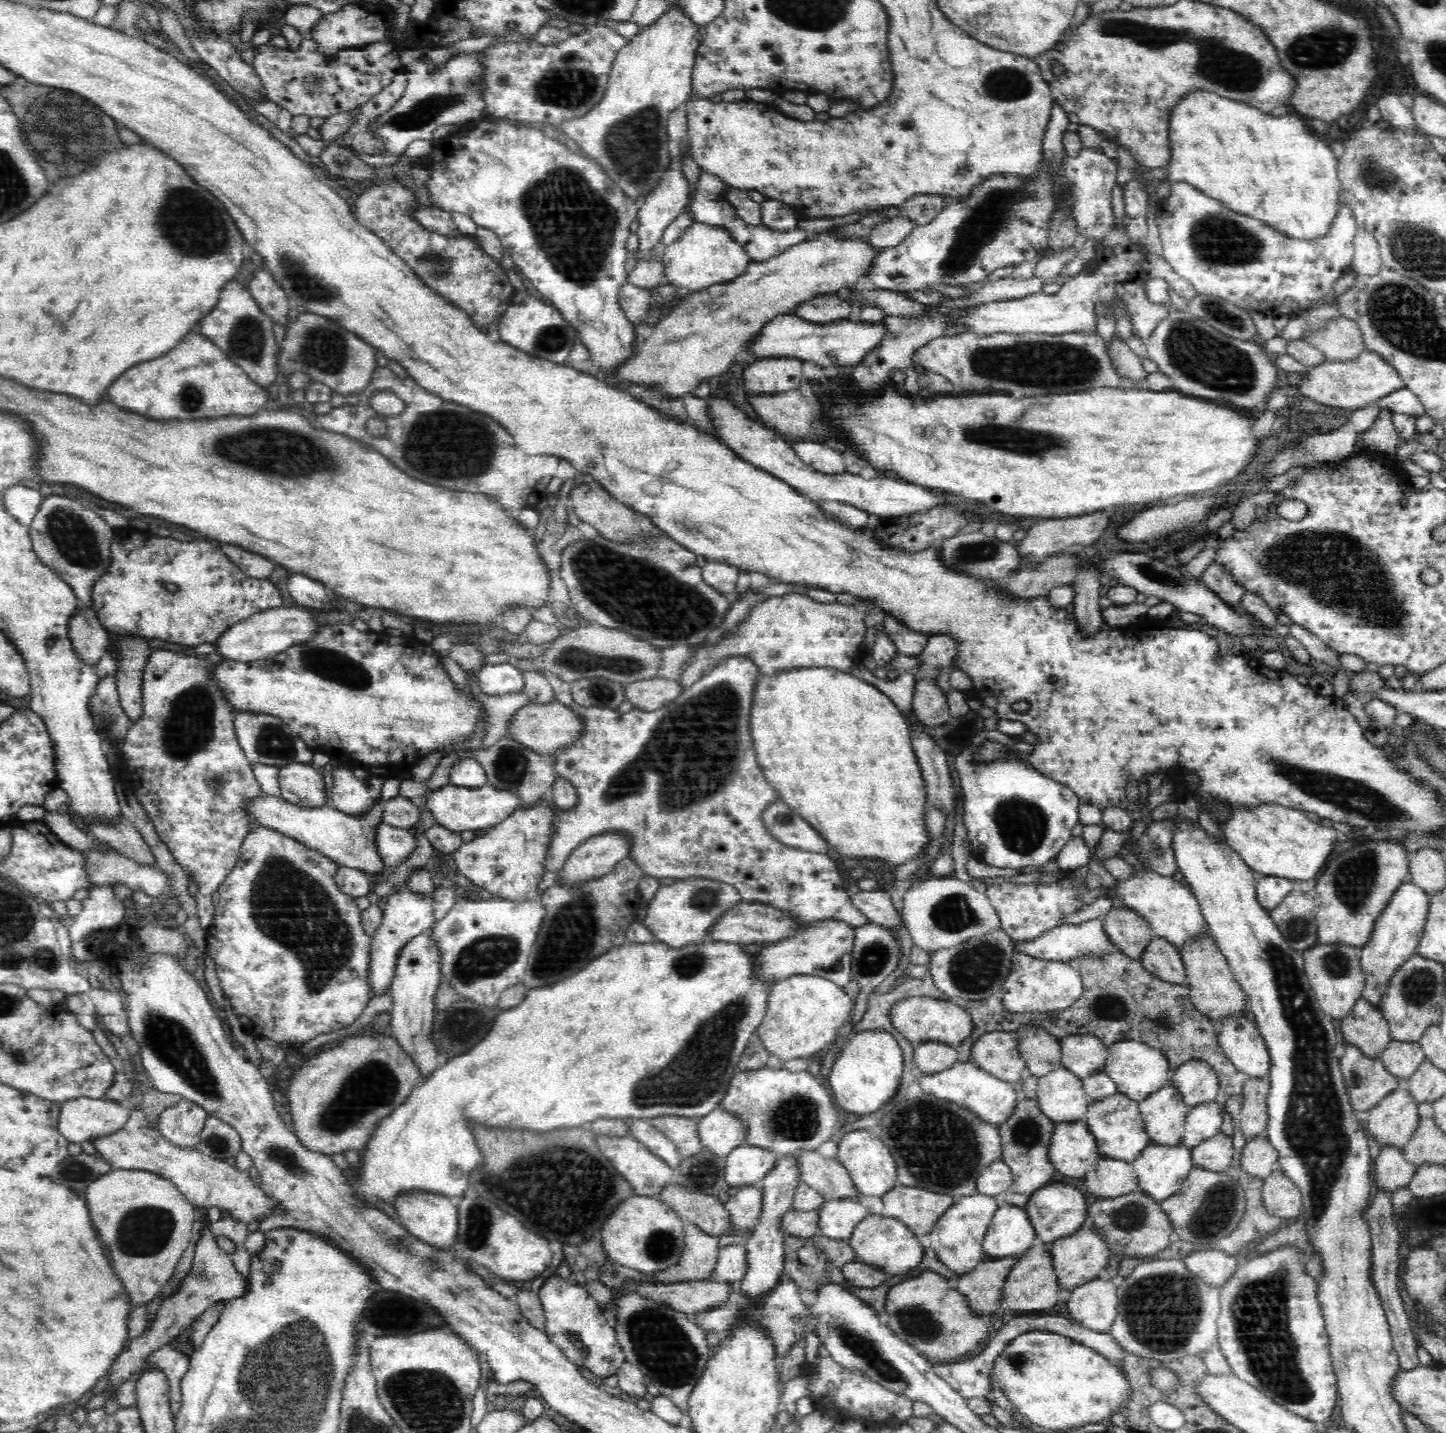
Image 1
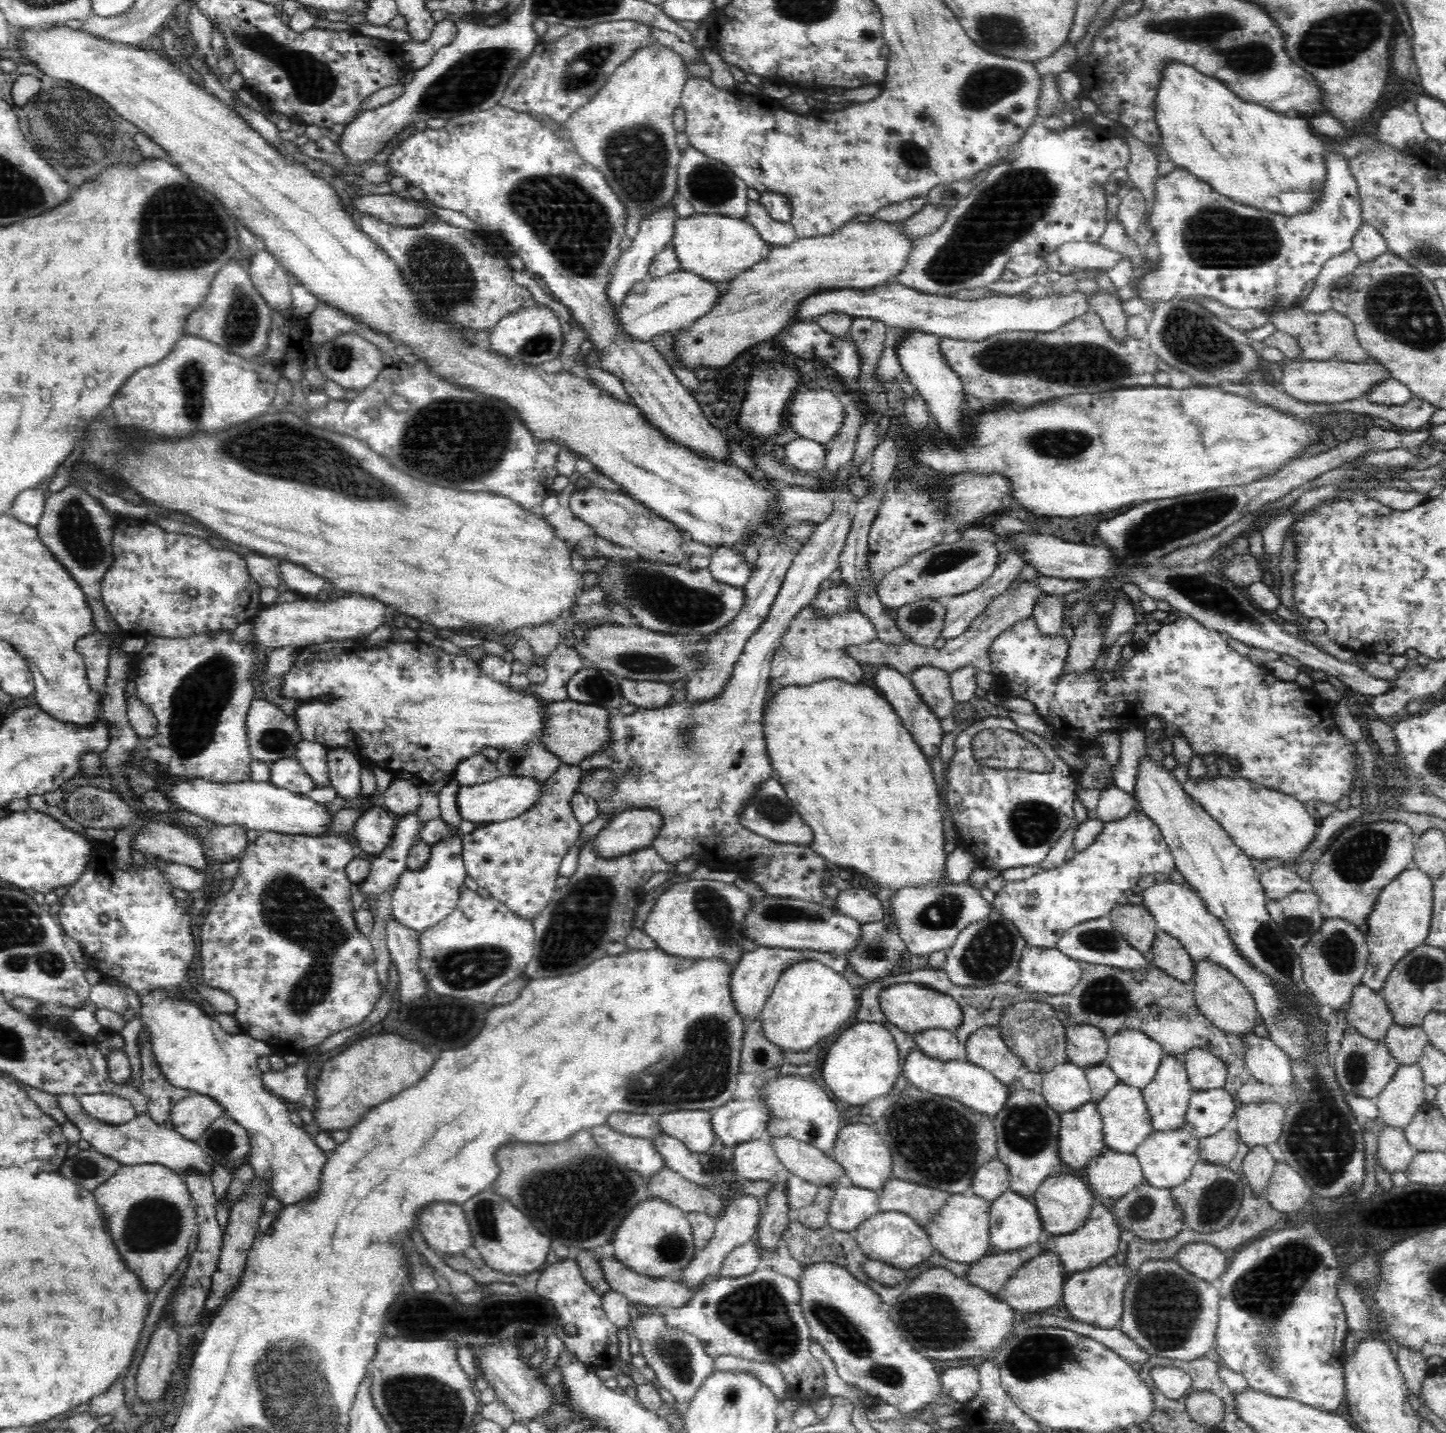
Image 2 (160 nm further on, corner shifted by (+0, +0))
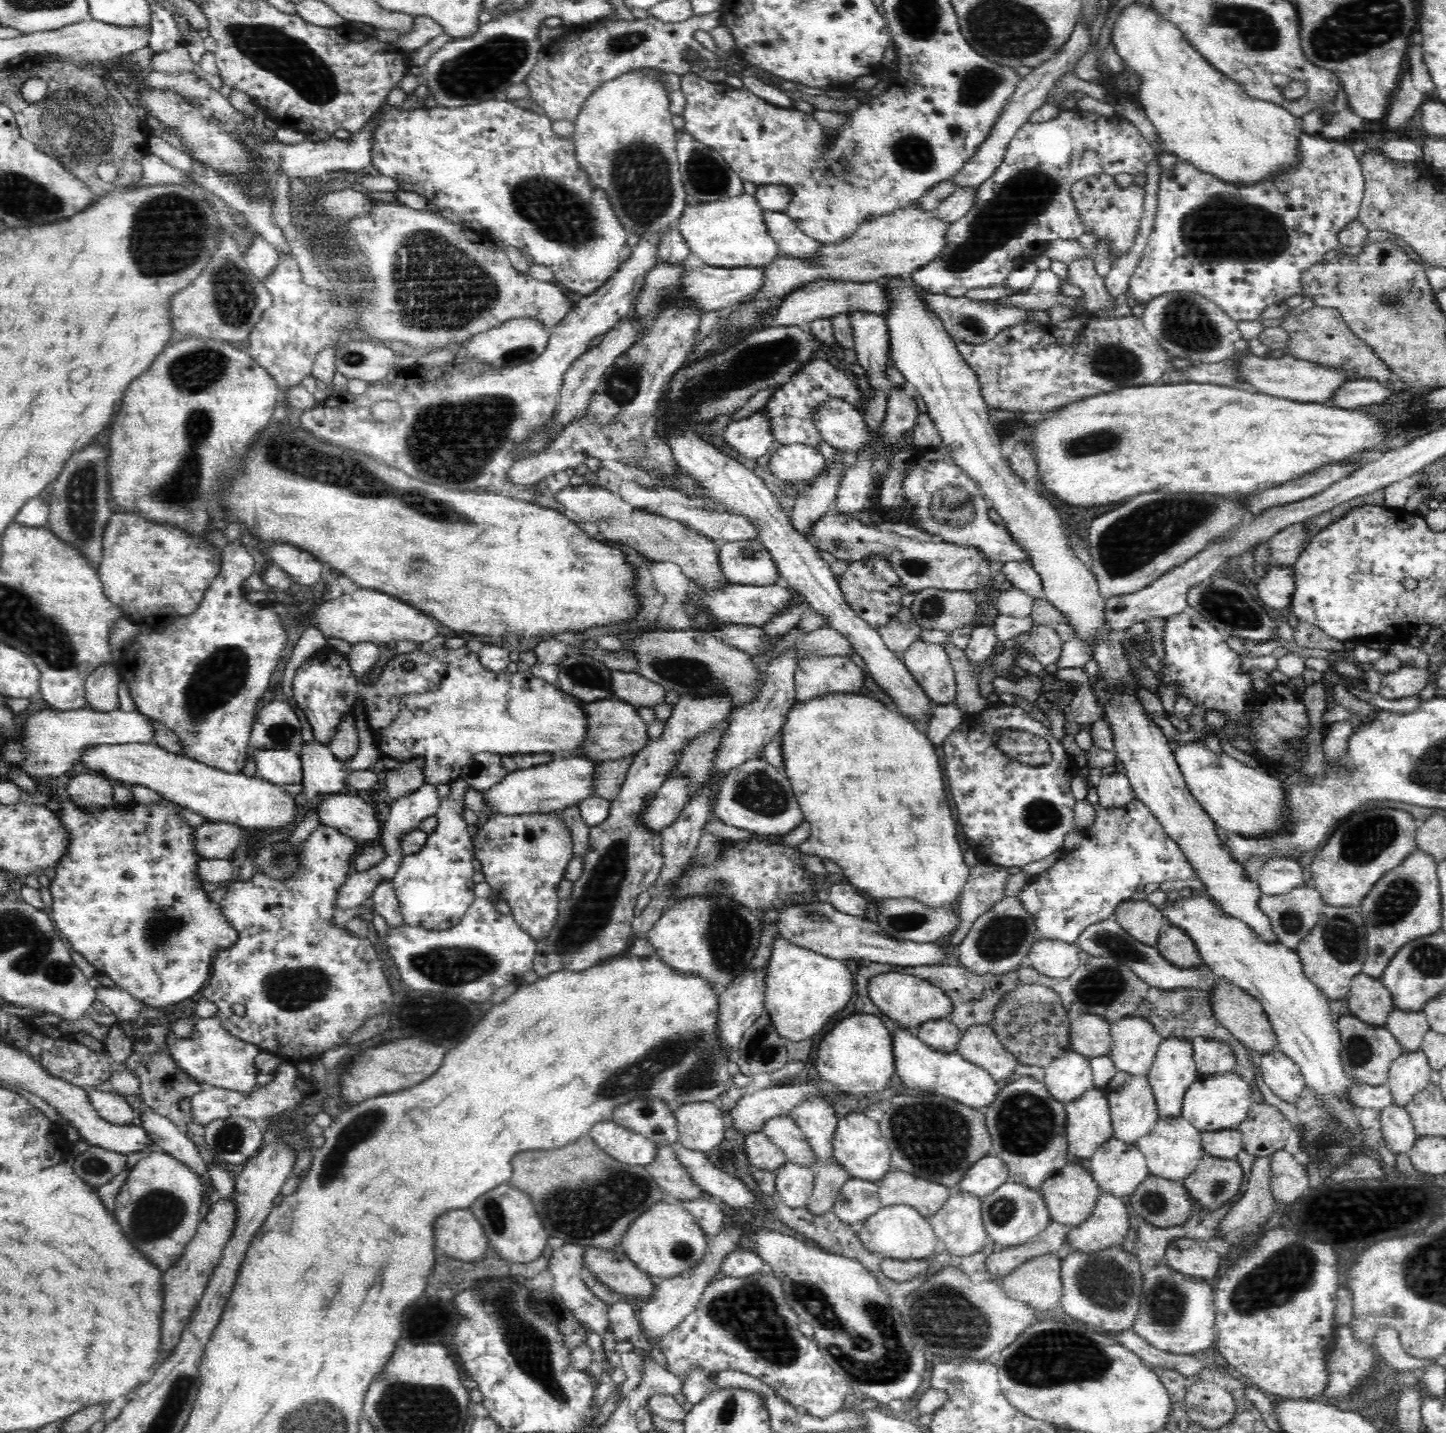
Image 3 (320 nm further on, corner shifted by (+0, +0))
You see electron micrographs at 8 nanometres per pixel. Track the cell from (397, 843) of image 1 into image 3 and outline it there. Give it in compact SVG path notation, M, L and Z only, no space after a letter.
M334 793L324 798L317 806L317 814L322 824L333 826L356 842L371 842L378 839L382 823L376 817L376 810L360 795Z

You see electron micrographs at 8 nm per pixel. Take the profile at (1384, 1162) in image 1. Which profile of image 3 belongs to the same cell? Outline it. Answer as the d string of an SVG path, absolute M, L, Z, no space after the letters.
M1391 1105L1384 1108L1381 1112L1381 1132L1386 1147L1394 1154L1407 1154L1419 1139L1405 1107Z

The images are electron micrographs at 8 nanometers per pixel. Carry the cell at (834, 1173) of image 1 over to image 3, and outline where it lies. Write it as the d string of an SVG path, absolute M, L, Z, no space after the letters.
M776 1116L766 1120L761 1128L762 1133L768 1136L774 1145L782 1150L788 1161L800 1164L803 1167L820 1165L812 1149L808 1145L802 1129L790 1119L790 1116Z

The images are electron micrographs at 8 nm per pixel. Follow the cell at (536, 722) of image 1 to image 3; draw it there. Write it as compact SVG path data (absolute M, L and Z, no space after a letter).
M604 699L591 703L581 702L586 715L587 740L579 745L584 757L598 761L612 761L632 756L649 745L647 722L638 713L638 707L626 701Z

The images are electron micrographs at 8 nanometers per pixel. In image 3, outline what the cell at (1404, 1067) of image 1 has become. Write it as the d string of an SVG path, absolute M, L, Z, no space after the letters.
M1394 1007L1392 1012L1389 1012L1387 1021L1384 1026L1390 1034L1394 1035L1394 1038L1398 1040L1398 1043L1402 1045L1403 1052L1416 1052L1421 1050L1424 1035L1427 1030L1430 1030L1428 1019L1424 1011L1402 1011L1398 1010L1398 1007Z

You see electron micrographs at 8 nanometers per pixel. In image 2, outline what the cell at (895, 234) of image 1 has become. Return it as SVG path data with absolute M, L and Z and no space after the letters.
M928 204L920 212L916 212L910 218L902 221L904 233L910 238L916 238L934 232L946 220L950 210L950 207L946 208L944 205Z

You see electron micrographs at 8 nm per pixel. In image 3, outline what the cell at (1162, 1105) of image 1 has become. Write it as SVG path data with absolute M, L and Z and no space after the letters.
M1164 1037L1159 1044L1152 1068L1147 1074L1151 1092L1154 1094L1160 1118L1181 1116L1183 1100L1190 1086L1197 1080L1199 1073L1194 1064L1194 1049L1188 1037Z

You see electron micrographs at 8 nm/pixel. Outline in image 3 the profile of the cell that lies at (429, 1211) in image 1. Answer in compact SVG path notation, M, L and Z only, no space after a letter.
M470 1209L452 1210L436 1220L438 1248L456 1260L475 1261L491 1250L486 1233Z

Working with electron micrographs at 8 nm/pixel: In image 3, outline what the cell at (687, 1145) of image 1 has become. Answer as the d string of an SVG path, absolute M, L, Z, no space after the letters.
M712 1102L684 1104L673 1109L673 1114L678 1123L678 1142L686 1149L706 1154L724 1141L726 1114Z

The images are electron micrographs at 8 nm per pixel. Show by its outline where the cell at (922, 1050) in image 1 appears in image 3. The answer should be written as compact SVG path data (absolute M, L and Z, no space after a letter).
M948 1018L927 1020L913 1029L928 1046L942 1052L954 1052L962 1032Z

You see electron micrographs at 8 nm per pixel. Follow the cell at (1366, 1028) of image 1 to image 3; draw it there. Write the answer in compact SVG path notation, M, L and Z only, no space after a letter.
M1358 973L1351 980L1348 1006L1352 1015L1370 1026L1384 1026L1389 1012L1394 1010L1390 991L1381 979L1370 978L1366 973Z

